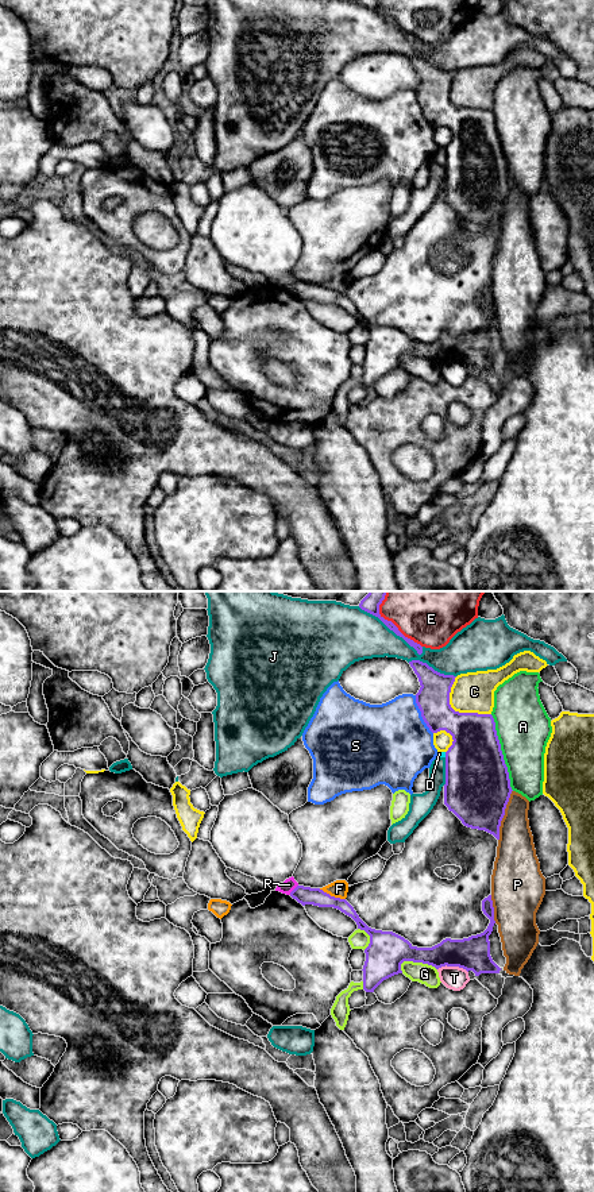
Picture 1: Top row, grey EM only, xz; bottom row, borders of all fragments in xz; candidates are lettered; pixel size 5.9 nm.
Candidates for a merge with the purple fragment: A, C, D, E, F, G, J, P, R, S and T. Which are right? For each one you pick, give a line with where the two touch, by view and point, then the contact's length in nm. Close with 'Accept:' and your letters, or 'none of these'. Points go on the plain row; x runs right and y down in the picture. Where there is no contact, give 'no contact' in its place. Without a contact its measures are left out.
Accept: none of these

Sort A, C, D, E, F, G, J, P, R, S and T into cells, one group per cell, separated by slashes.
A / C / D / E / F / G / J / P / R / S / T

